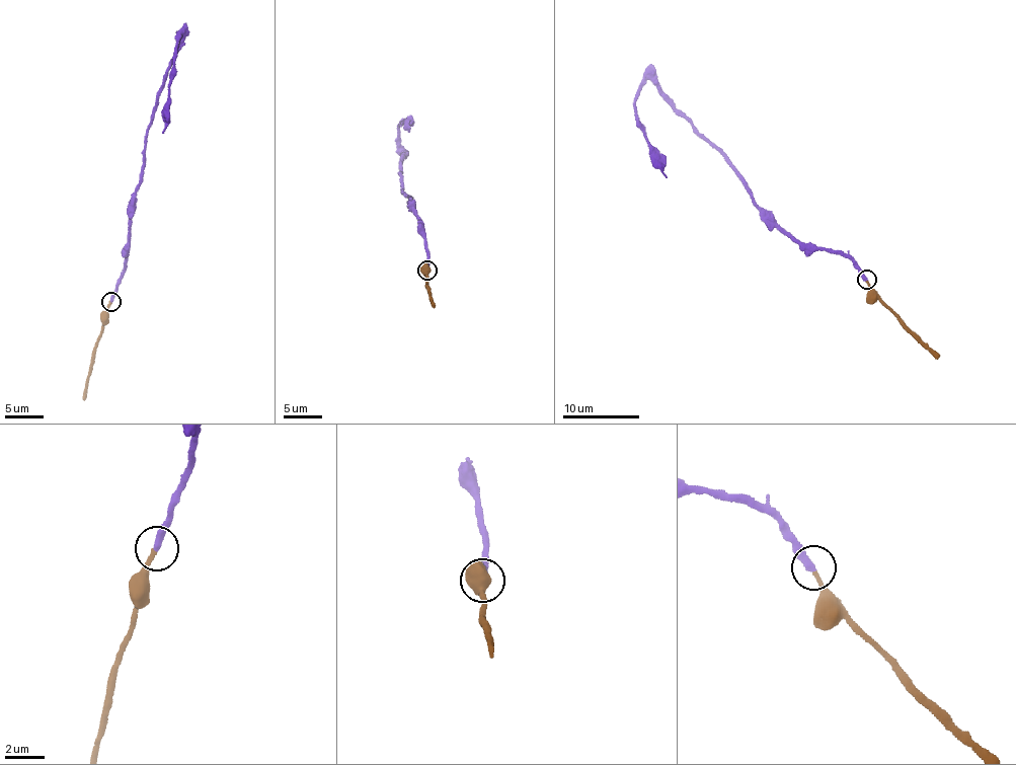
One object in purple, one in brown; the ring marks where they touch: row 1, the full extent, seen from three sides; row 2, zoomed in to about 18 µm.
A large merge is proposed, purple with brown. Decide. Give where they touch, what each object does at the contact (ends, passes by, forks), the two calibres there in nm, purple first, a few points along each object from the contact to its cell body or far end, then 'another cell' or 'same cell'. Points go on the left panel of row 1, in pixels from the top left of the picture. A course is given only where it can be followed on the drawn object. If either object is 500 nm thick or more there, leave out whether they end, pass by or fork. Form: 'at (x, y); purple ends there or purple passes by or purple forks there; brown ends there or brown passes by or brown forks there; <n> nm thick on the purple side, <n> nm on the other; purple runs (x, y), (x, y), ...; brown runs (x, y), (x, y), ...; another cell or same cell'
at (111, 301); purple ends there; brown ends there; 360 nm thick on the purple side, 220 nm on the other; purple runs (111, 301), (129, 246), (130, 220), (156, 93), (165, 78), (180, 35), (174, 49), (162, 133); brown runs (110, 301), (83, 399); same cell

